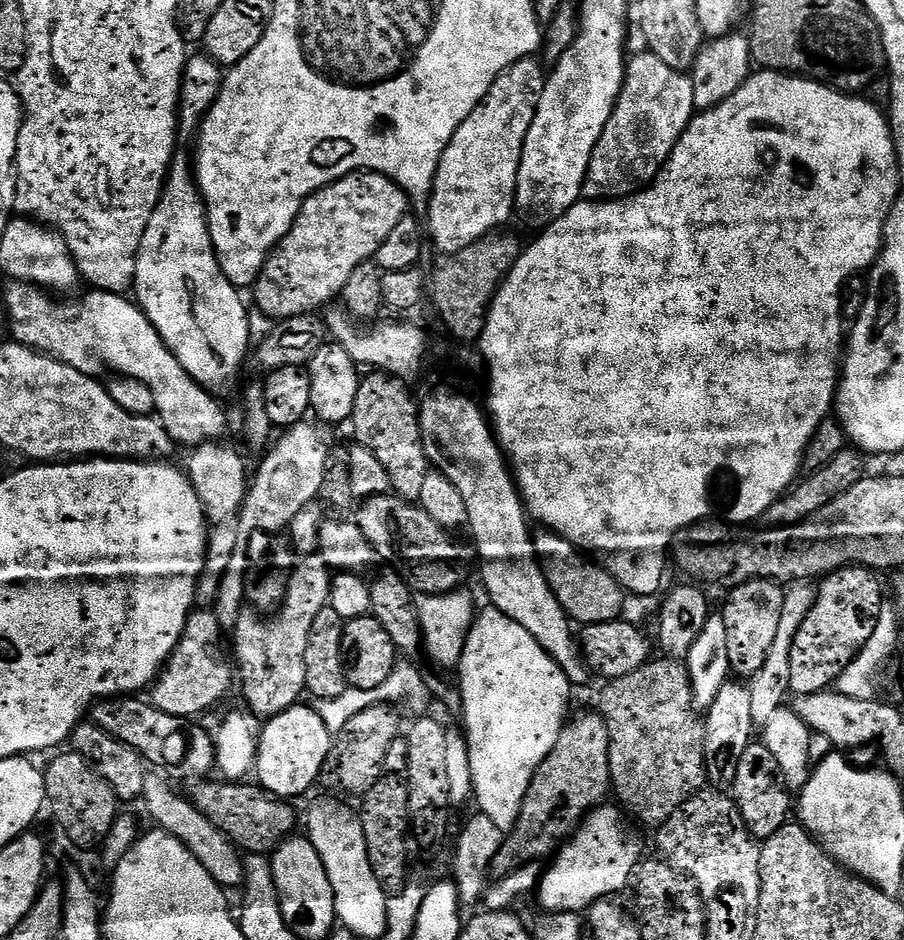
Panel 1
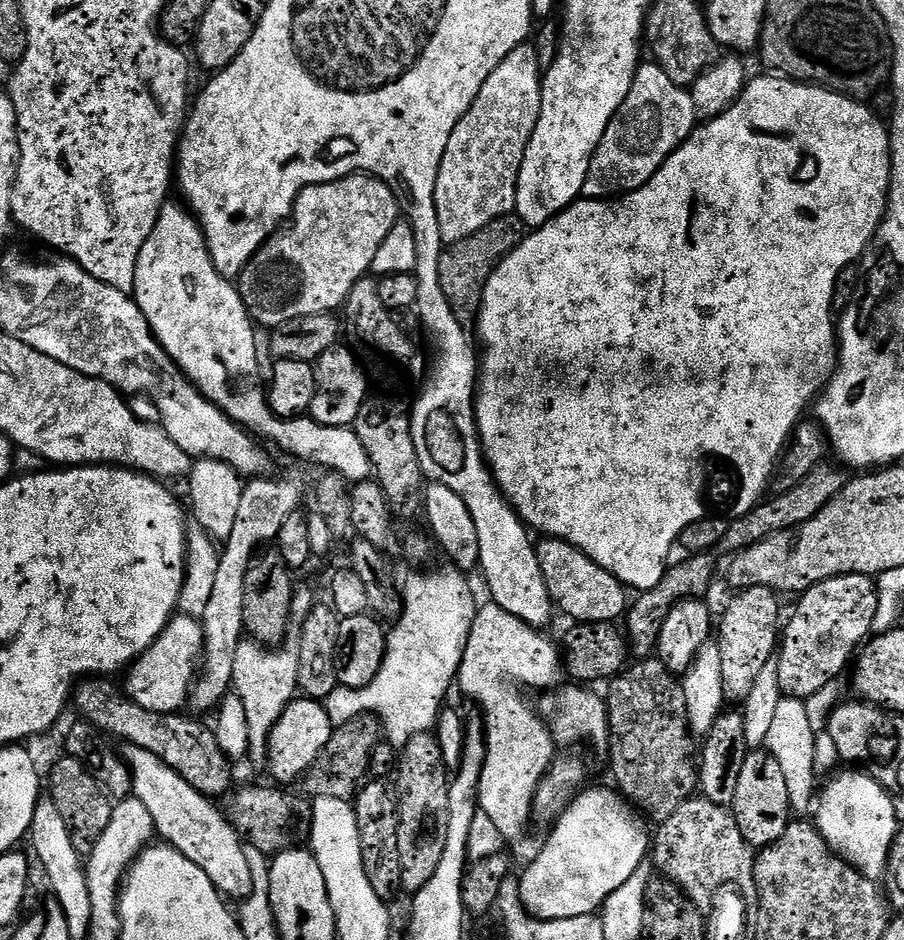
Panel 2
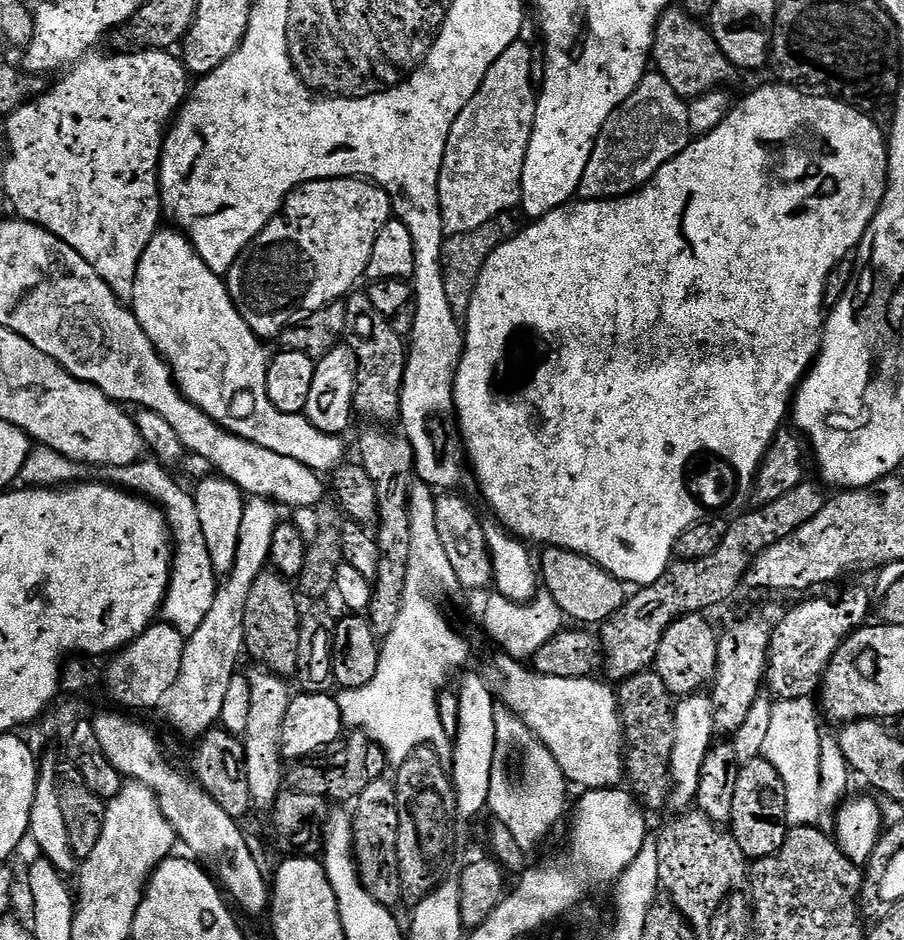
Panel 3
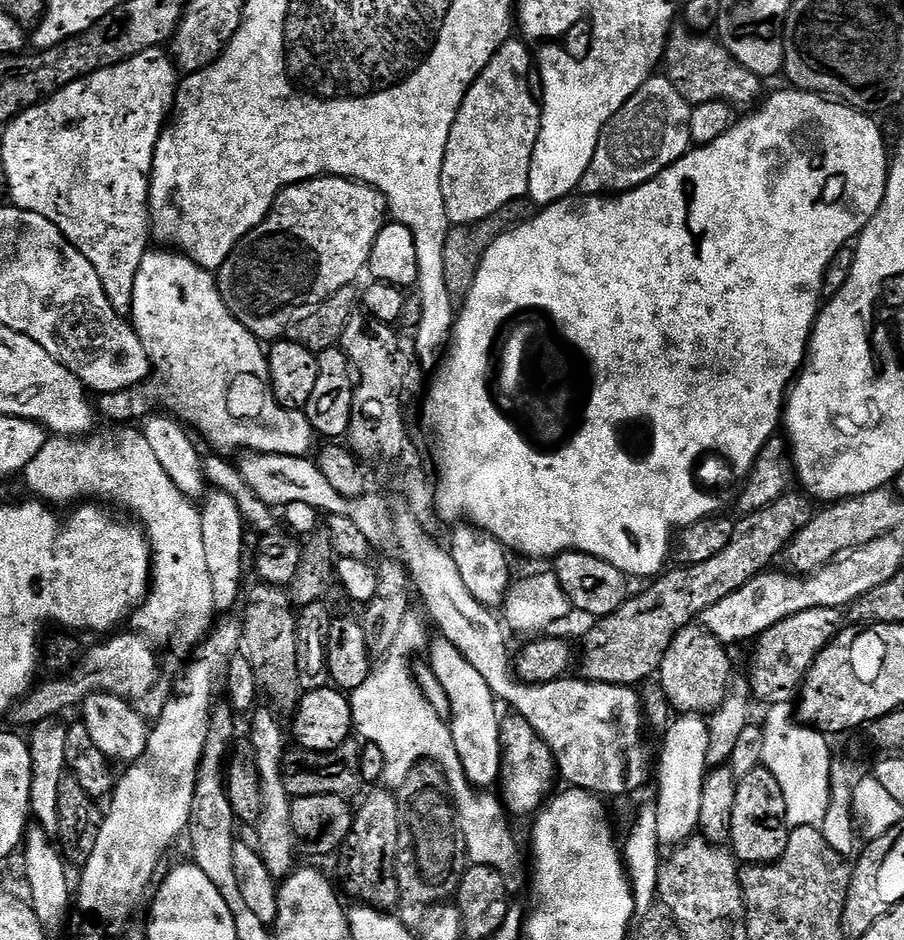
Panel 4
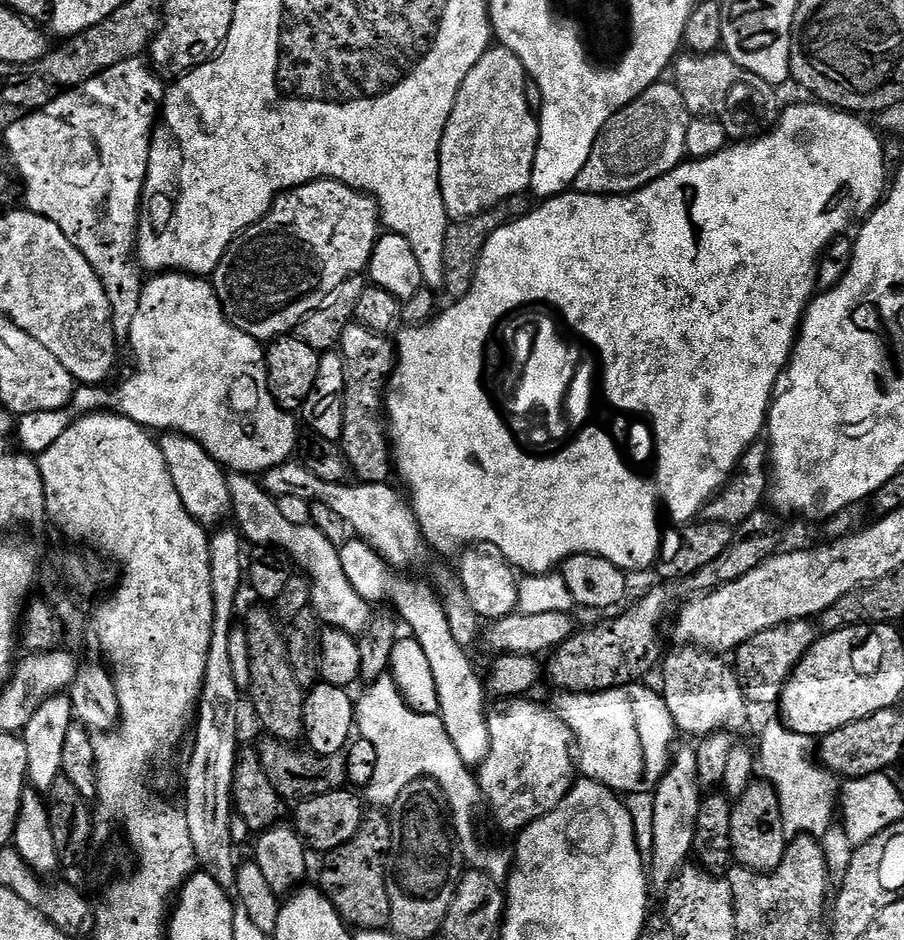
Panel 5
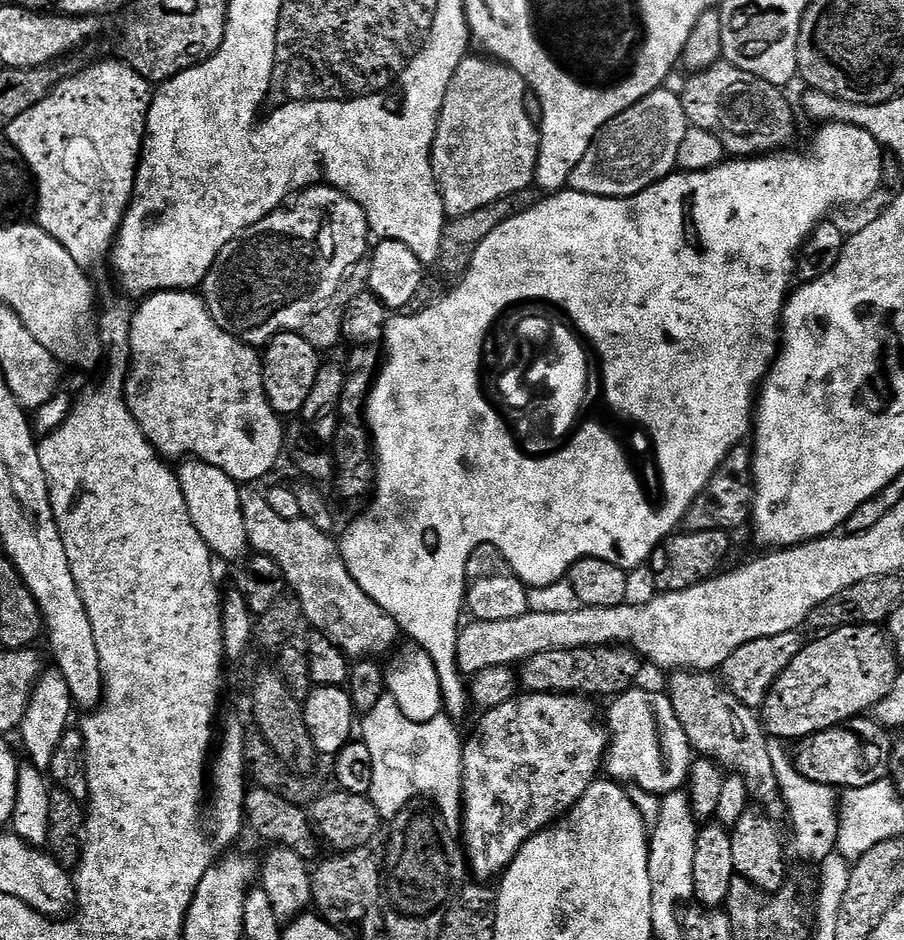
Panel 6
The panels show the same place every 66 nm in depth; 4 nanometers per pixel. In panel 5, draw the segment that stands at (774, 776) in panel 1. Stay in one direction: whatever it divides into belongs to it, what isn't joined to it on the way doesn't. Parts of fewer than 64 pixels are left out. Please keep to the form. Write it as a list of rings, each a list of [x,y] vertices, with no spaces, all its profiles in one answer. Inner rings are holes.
[[[764,780],[753,781],[746,793],[735,801],[731,814],[731,850],[733,861],[751,872],[765,874],[778,870],[784,861],[788,839],[783,828],[781,806],[774,787]]]

